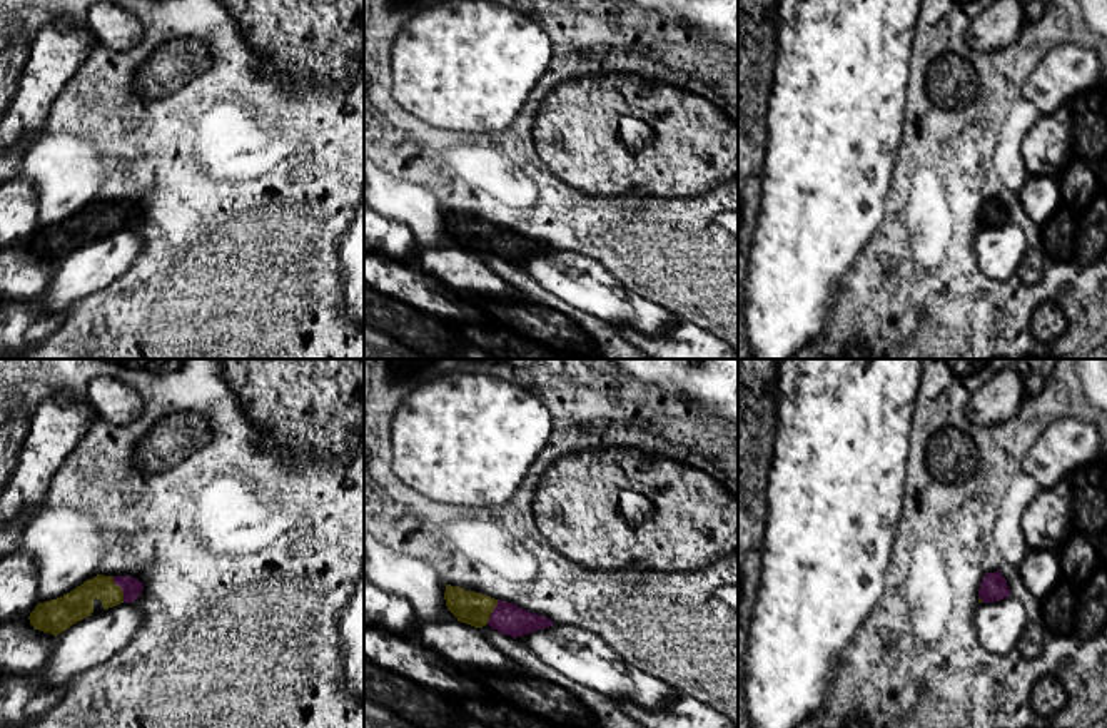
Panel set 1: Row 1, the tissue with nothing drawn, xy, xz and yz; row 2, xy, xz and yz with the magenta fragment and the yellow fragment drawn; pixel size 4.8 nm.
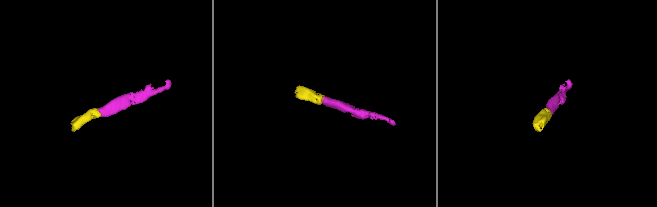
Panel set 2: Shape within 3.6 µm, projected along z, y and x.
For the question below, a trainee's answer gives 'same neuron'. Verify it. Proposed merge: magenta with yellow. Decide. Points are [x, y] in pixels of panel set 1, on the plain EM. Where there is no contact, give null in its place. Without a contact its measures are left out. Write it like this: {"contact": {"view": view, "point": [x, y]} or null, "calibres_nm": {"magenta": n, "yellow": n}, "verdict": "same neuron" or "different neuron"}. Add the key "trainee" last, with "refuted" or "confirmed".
{"contact": {"view": "xy", "point": [122, 216]}, "calibres_nm": {"magenta": 90, "yellow": 150}, "verdict": "same neuron", "trainee": "confirmed"}

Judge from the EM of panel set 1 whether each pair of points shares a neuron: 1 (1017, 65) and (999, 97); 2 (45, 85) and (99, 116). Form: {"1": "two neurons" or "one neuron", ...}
{"1": "one neuron", "2": "two neurons"}

